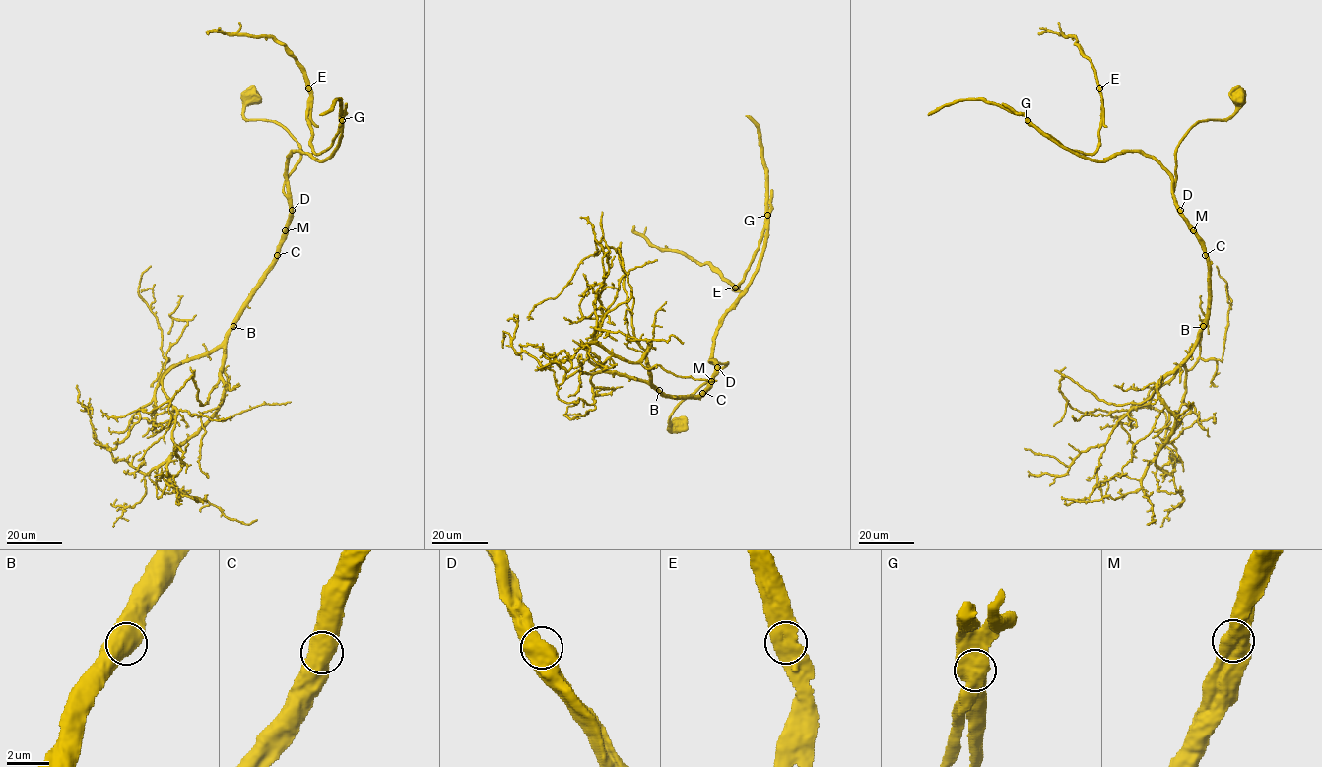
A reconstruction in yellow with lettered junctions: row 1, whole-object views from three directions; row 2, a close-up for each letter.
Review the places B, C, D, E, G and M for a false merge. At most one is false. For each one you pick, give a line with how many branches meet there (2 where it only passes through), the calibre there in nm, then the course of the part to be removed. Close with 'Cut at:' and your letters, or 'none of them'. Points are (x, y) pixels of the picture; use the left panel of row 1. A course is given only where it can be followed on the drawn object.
G: 2 | 800 nm | (341, 120), (333, 143), (315, 153), (307, 118), (309, 85), (301, 64), (271, 37), (207, 34)
Cut at: G

